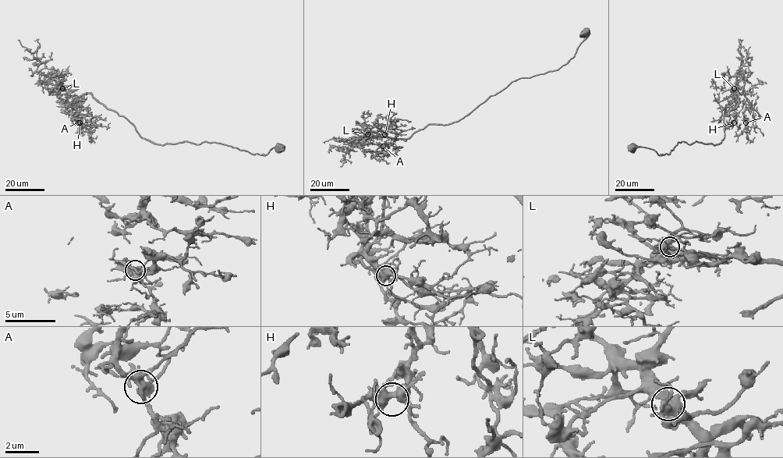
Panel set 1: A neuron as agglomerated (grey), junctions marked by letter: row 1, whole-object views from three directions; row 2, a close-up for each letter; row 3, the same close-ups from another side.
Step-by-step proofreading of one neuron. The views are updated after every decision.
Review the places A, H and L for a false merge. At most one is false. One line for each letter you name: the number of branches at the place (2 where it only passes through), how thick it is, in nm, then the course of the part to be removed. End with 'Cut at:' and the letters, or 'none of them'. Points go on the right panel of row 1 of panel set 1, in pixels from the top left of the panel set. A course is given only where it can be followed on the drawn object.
Cut at: none of them

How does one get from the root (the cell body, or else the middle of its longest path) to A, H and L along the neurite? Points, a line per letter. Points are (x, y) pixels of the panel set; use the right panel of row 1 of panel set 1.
A: (632, 147), (664, 154), (682, 141), (718, 144), (738, 93), (745, 97), (745, 122)
H: (632, 147), (664, 154), (682, 141), (718, 144), (738, 93), (734, 122)
L: (632, 147), (645, 147), (664, 154), (682, 141), (718, 144), (724, 136), (724, 117), (738, 104), (734, 88)

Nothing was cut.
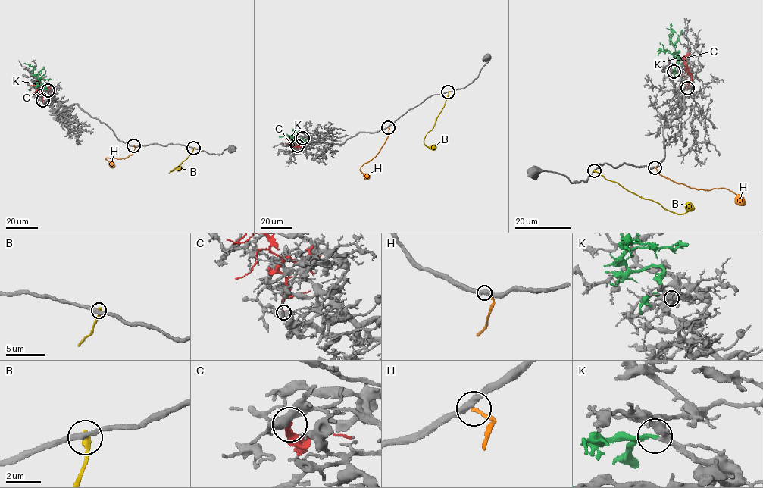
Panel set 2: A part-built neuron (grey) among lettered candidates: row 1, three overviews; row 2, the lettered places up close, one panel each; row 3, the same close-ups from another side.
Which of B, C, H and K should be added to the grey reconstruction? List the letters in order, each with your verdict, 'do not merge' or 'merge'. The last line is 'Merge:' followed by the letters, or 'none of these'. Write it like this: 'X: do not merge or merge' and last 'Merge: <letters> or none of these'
B: do not merge
C: do not merge
H: do not merge
K: merge
Merge: K

